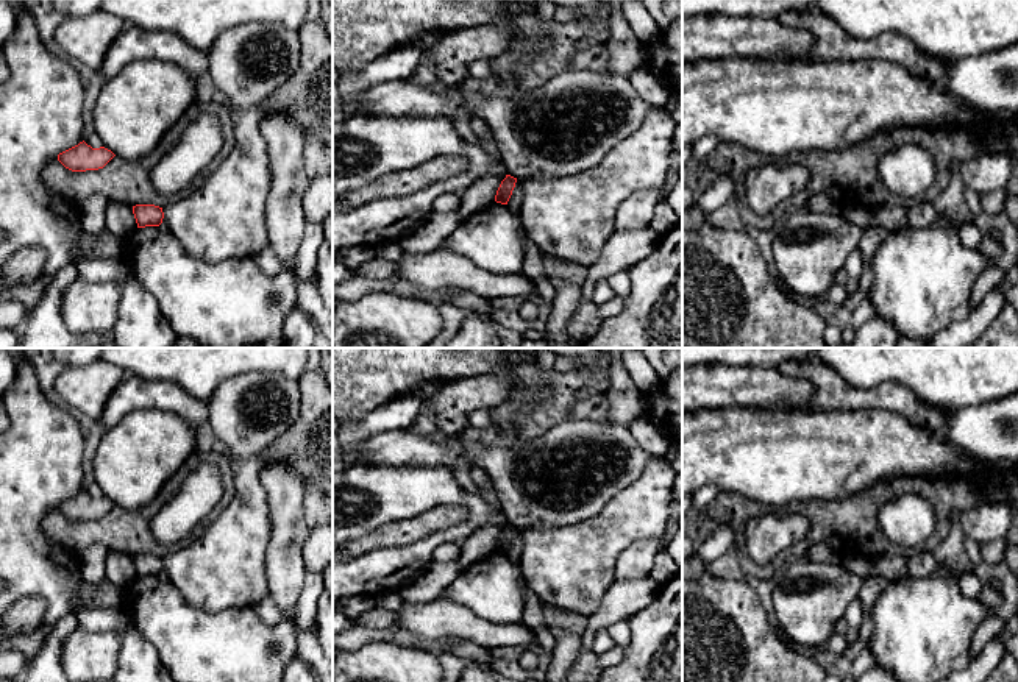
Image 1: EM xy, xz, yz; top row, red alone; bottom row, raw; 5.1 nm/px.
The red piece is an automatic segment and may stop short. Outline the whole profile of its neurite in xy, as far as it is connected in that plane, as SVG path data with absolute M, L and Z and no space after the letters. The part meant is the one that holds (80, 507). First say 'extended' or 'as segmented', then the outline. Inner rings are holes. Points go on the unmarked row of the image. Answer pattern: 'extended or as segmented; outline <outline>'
as segmented; outline M84 490L58 504L58 510L72 521L103 518L116 504L105 498L92 498Z

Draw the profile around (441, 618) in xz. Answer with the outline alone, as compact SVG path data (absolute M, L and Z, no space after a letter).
M445 593L425 604L404 602L397 615L401 618L401 627L420 640L459 638L484 649L536 643L536 632L523 623L507 626L489 623Z

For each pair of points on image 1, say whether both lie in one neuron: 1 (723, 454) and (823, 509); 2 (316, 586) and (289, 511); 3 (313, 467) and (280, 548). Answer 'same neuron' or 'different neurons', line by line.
1: different neurons
2: different neurons
3: different neurons

